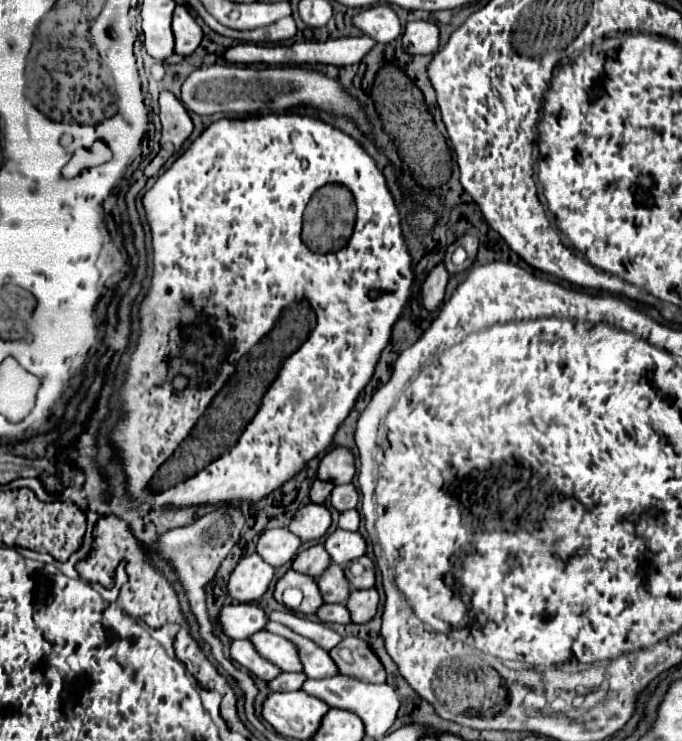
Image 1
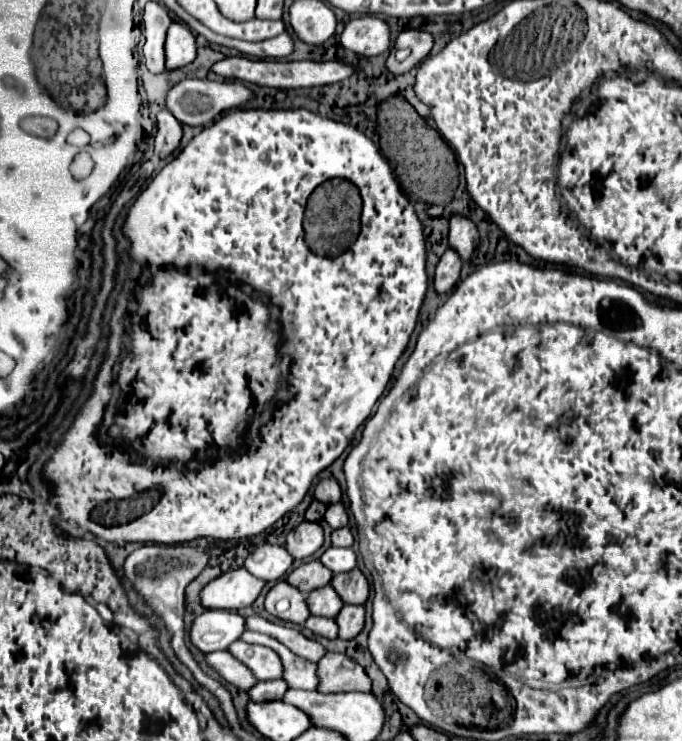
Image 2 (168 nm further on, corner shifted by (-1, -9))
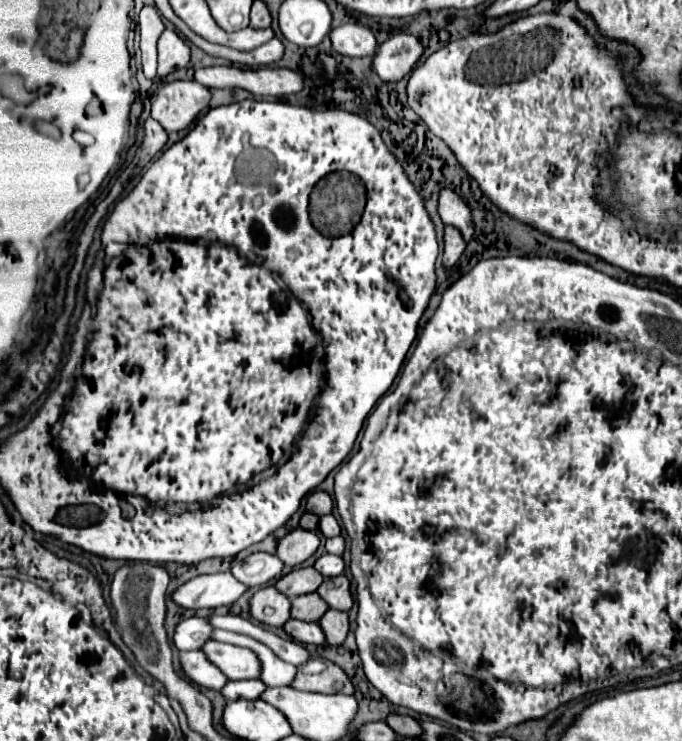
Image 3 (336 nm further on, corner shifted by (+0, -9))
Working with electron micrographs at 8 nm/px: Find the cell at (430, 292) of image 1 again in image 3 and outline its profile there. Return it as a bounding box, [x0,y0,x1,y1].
[442,226,466,270]

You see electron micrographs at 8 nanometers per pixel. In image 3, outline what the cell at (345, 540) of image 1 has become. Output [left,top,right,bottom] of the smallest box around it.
[314,554,344,578]

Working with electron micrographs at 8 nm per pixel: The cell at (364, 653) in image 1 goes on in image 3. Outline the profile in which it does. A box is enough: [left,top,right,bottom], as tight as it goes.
[292,656,356,694]

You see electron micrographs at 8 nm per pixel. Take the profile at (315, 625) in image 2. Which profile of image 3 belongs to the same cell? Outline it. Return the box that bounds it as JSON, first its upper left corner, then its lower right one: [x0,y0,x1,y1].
[284,620,326,646]

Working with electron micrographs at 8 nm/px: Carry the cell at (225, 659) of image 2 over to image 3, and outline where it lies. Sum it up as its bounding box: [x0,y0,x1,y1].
[180,650,228,690]

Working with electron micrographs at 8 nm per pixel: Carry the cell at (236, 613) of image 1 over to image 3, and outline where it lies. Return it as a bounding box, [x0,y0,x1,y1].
[174,616,212,650]

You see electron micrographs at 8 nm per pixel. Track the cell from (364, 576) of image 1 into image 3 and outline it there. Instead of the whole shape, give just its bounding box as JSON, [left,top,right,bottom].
[318,574,354,612]

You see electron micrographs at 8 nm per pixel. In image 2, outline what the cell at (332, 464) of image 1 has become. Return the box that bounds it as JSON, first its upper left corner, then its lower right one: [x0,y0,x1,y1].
[315,478,341,506]

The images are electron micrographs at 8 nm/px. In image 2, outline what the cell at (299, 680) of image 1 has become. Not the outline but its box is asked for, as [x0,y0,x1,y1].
[247,680,287,702]

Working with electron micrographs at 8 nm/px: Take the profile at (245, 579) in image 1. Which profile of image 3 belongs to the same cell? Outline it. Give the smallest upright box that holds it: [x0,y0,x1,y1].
[174,572,248,610]

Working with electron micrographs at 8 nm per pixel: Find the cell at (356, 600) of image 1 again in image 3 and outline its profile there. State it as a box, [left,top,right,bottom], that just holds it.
[320,610,350,646]

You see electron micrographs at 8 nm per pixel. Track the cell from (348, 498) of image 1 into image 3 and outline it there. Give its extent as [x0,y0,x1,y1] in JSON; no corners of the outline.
[320,514,340,538]

